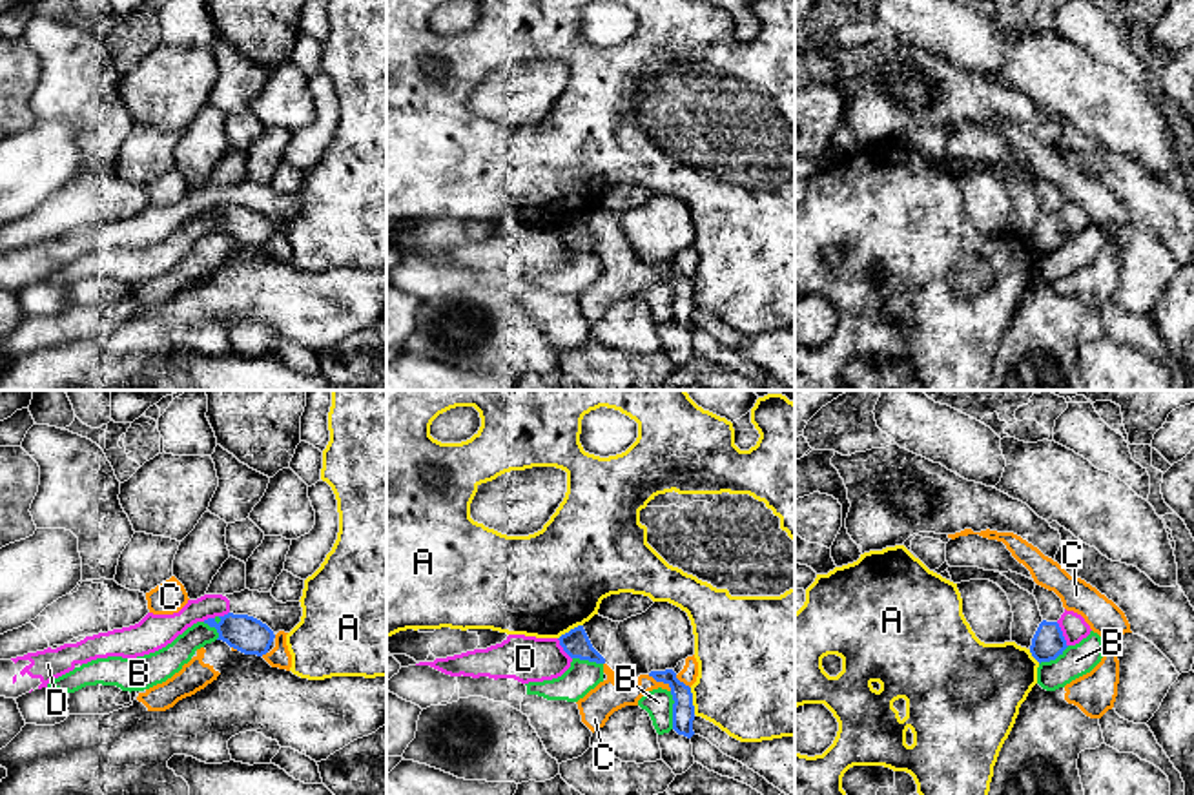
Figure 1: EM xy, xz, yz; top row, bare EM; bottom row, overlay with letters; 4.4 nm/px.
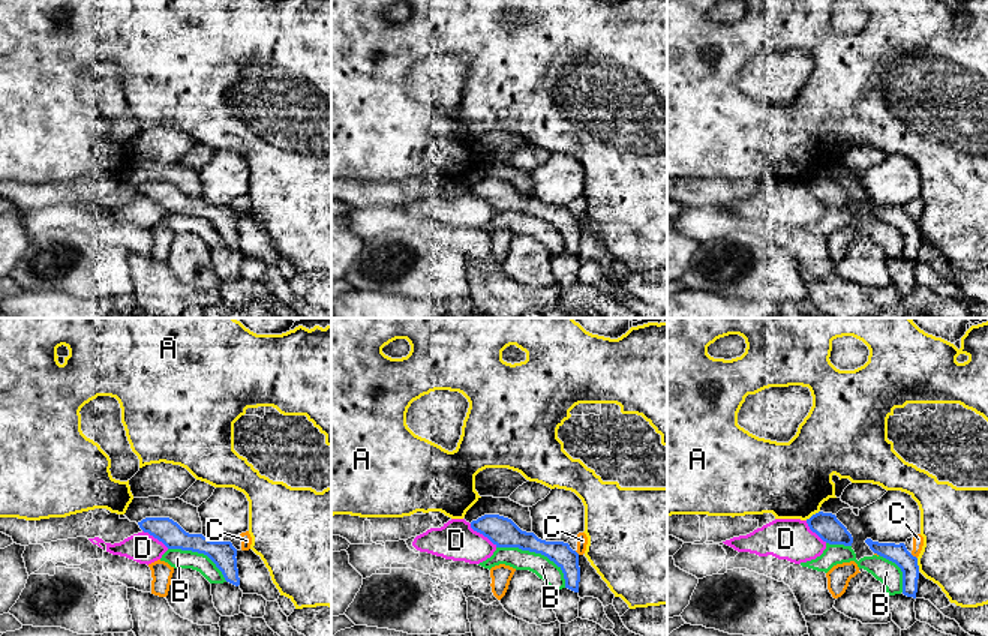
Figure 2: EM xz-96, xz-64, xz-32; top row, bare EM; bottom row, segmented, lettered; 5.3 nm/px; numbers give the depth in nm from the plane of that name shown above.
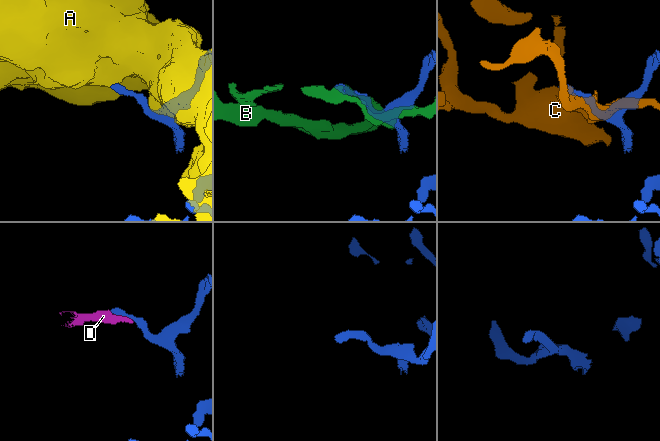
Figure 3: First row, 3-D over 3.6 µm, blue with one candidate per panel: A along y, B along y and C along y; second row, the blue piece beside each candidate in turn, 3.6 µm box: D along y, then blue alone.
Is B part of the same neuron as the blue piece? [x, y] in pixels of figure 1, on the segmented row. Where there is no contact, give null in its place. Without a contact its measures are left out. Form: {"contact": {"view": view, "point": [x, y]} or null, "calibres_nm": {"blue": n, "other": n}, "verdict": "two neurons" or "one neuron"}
{"contact": {"view": "xz", "point": [673, 710]}, "calibres_nm": {"blue": 100, "other": 130}, "verdict": "two neurons"}

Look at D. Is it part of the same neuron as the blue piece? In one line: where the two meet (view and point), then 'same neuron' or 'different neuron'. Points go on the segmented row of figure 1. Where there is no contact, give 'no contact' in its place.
meets blue in yz at (1061, 635); same neuron

